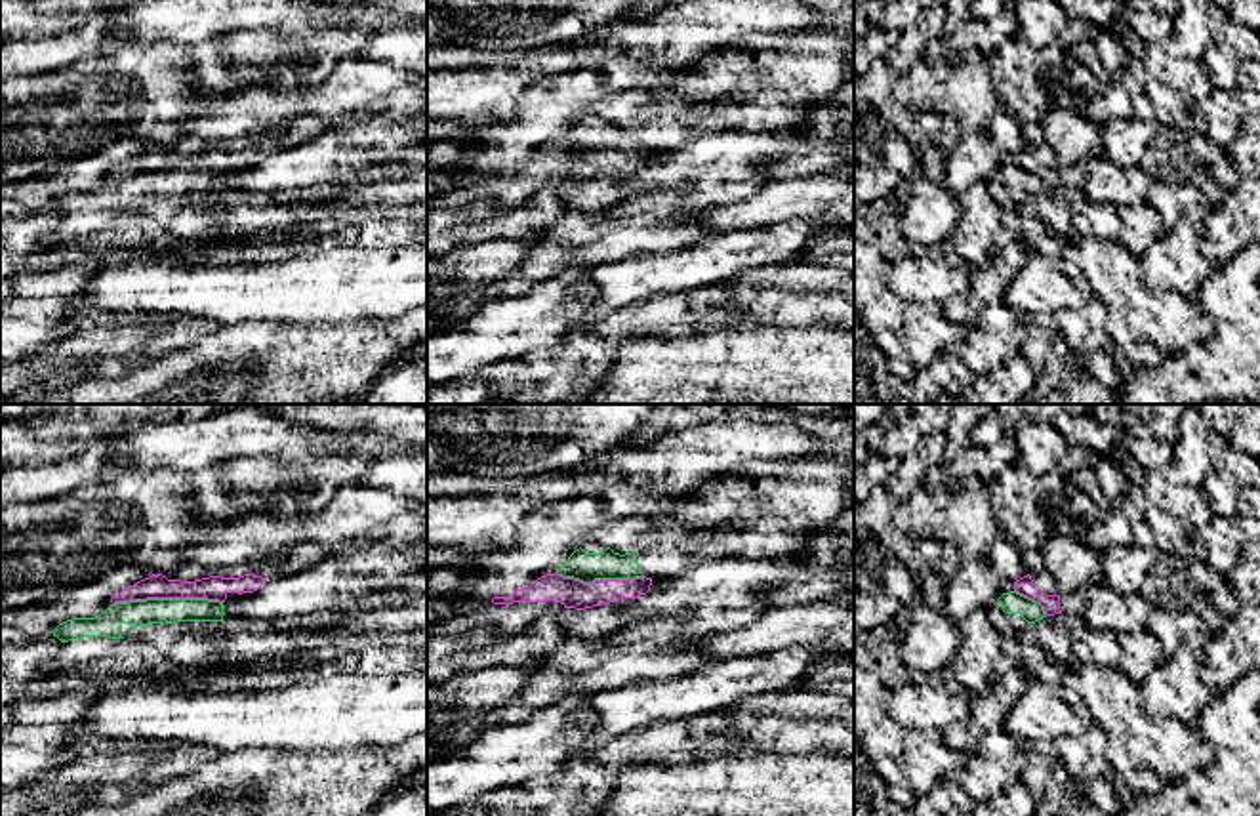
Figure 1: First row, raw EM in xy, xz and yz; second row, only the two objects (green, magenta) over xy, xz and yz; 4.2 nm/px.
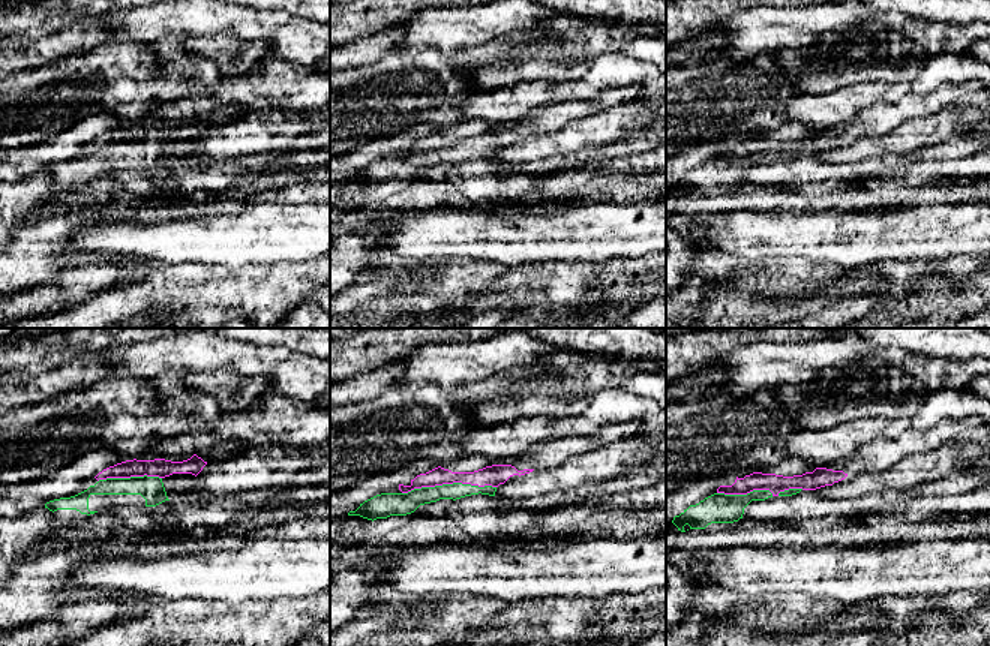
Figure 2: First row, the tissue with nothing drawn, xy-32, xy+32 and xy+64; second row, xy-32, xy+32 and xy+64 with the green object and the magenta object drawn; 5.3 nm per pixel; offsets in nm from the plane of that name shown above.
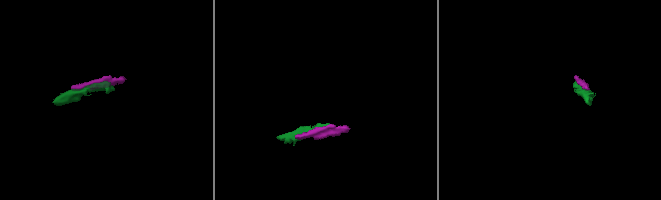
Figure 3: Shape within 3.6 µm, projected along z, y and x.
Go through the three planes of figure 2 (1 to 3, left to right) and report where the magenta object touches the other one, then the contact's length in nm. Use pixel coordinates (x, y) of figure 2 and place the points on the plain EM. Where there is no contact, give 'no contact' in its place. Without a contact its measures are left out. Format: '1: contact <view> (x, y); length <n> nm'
1: contact xy-32 (131, 141); length 340 nm
2: contact xy+32 (449, 149); length 500 nm
3: contact xy+64 (747, 158); length 300 nm

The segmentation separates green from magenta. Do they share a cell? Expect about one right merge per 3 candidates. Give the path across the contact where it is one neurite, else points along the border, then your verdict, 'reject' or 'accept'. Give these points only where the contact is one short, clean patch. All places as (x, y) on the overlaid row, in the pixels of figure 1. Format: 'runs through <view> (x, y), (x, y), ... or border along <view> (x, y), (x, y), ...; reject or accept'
accept

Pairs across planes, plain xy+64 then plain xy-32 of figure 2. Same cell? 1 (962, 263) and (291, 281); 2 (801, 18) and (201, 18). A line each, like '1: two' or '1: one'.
1: one
2: one

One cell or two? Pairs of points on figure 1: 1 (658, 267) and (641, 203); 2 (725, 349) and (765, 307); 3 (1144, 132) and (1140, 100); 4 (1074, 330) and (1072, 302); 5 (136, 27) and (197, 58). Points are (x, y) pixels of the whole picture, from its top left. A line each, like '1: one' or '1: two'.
1: two
2: two
3: two
4: two
5: two

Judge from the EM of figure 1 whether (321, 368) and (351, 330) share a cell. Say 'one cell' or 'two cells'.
one cell

